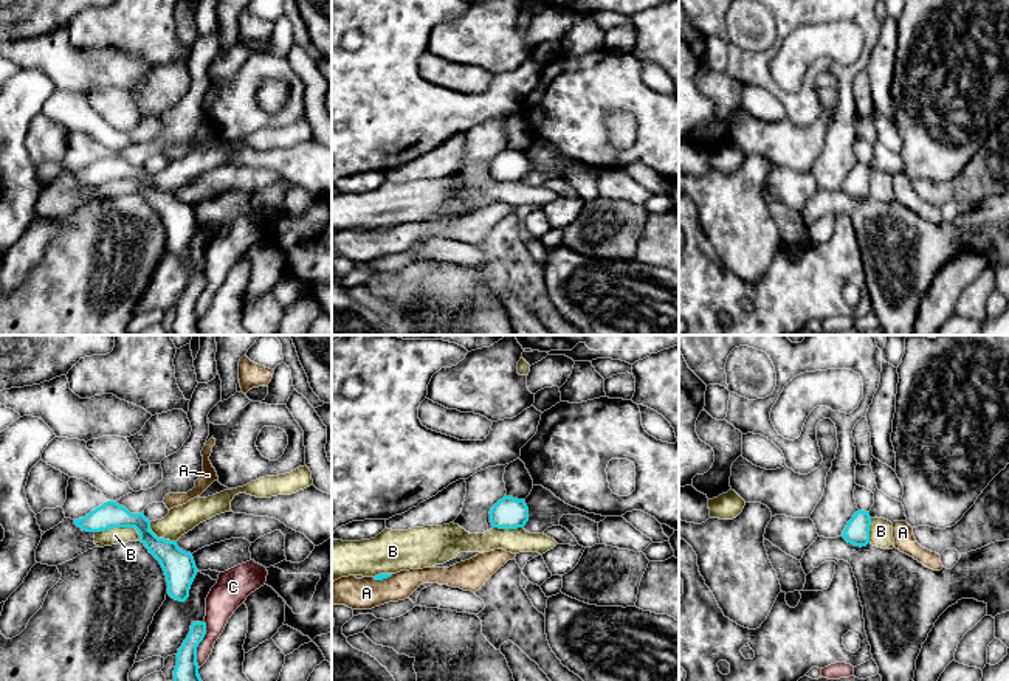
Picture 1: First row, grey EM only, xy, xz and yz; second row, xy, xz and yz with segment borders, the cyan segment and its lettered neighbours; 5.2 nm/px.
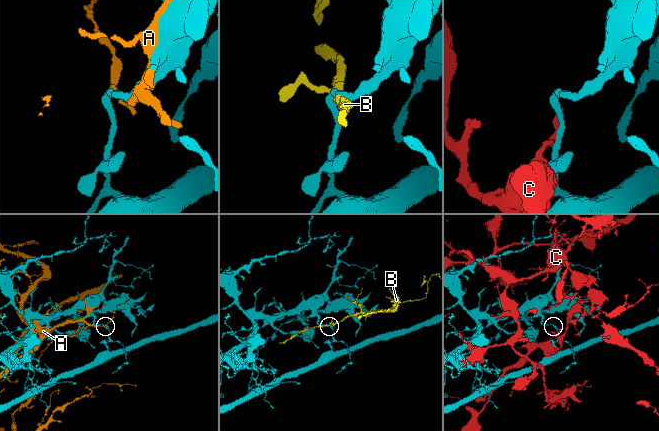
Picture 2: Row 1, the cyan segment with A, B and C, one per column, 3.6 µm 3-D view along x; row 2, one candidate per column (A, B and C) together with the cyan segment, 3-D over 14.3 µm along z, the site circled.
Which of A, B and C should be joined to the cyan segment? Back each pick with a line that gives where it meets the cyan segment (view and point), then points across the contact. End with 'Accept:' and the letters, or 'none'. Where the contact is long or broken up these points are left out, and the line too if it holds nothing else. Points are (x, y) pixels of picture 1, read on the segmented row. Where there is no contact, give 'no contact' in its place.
Accept: none

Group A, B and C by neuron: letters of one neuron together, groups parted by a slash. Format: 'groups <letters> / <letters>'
groups A / B / C

